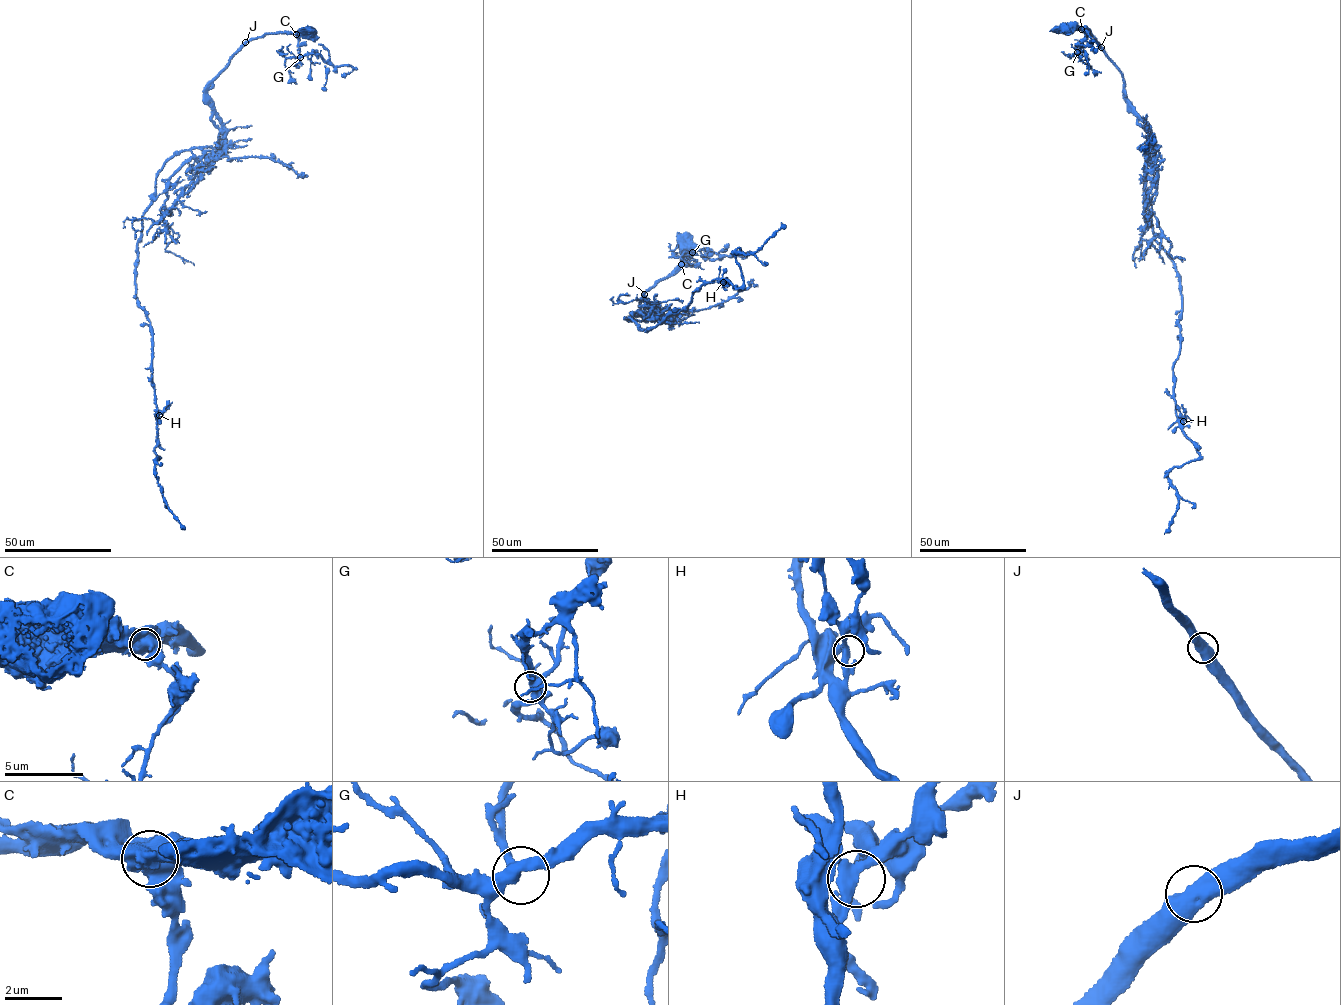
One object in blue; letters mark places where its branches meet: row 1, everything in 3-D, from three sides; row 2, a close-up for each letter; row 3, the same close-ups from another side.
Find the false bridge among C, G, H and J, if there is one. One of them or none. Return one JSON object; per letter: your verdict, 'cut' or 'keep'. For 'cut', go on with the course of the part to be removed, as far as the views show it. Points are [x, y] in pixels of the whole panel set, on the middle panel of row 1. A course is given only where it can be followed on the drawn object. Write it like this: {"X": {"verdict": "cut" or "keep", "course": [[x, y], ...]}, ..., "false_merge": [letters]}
{"C": {"verdict": "cut", "course": [[681, 264], [687, 265], [693, 253], [702, 249], [733, 256], [744, 253], [747, 257], [742, 258], [739, 254]]}, "G": {"verdict": "keep"}, "H": {"verdict": "keep"}, "J": {"verdict": "keep"}, "false_merge": ["C"]}

